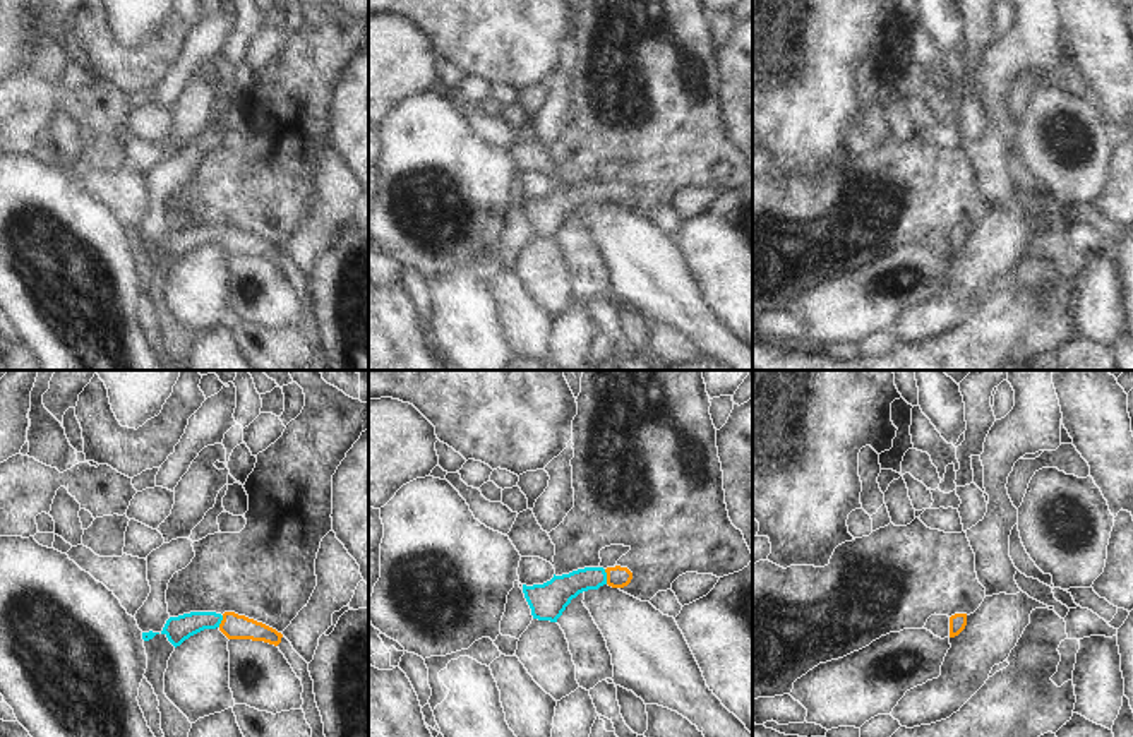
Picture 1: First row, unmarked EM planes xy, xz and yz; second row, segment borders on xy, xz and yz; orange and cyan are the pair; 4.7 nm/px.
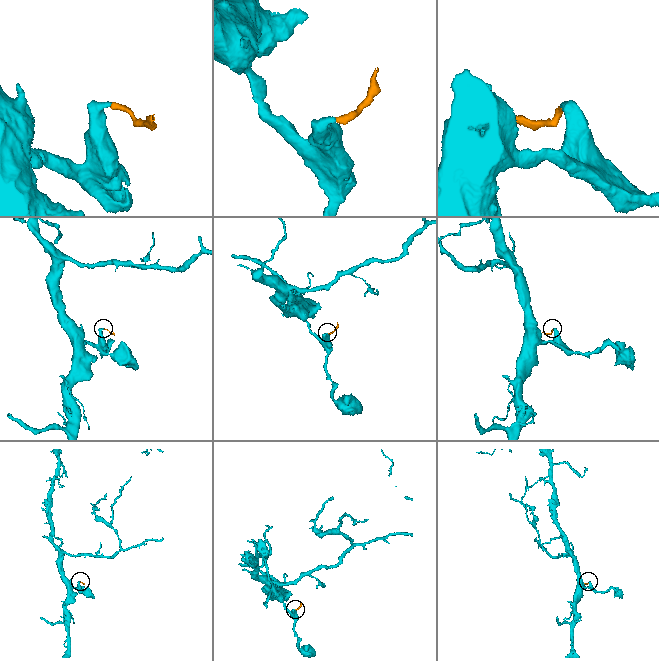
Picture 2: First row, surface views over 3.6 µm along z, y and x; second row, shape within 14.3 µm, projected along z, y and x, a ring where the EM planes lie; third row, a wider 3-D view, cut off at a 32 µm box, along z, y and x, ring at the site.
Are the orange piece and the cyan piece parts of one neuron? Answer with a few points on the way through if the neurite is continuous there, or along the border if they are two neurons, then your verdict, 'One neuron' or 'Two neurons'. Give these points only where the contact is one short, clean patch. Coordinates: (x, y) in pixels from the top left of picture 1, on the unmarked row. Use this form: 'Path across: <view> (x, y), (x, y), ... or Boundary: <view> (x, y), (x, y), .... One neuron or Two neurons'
Path across: xz (617, 192), (607, 192), (580, 196), (557, 209). One neuron.

